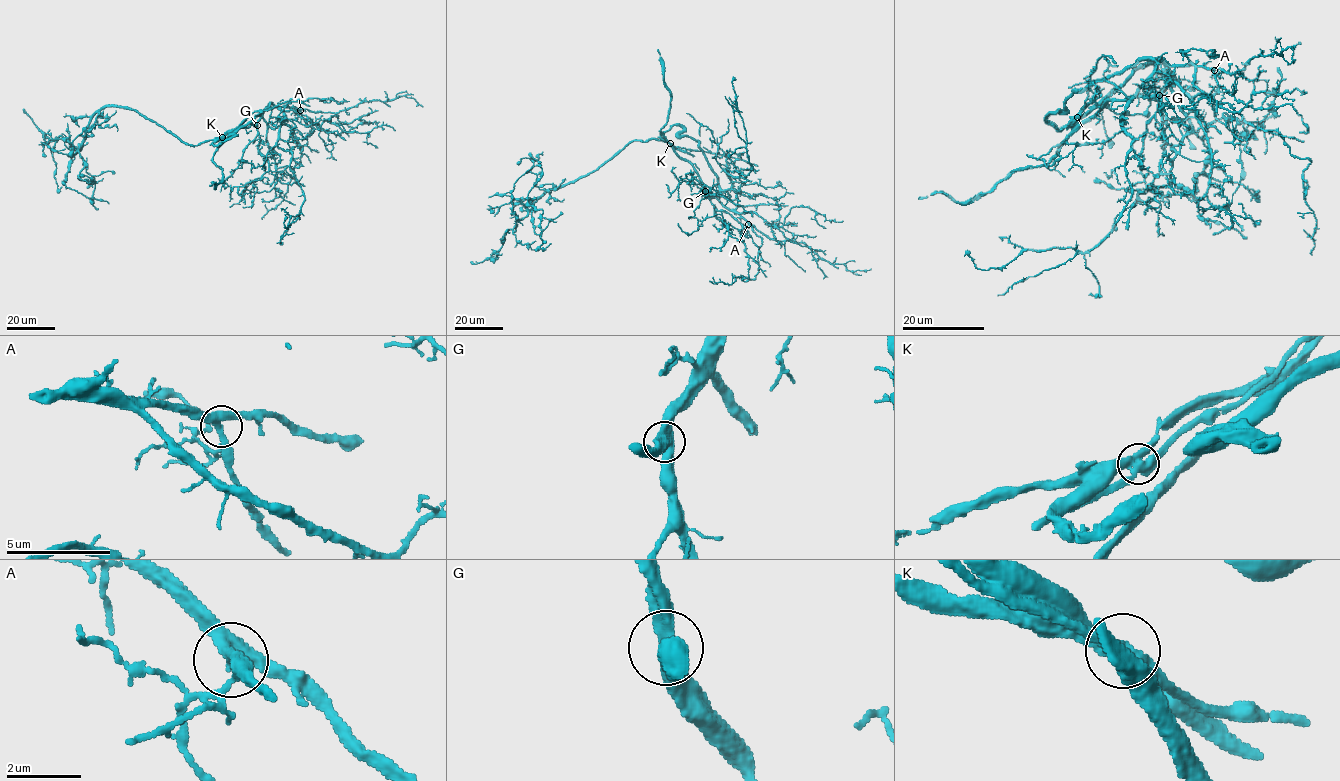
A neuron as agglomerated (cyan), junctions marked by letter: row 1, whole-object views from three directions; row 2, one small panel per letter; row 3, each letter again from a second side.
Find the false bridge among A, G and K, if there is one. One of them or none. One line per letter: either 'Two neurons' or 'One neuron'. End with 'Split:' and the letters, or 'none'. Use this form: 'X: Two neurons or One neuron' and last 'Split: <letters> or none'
A: One neuron
G: One neuron
K: Two neurons
Split: K

